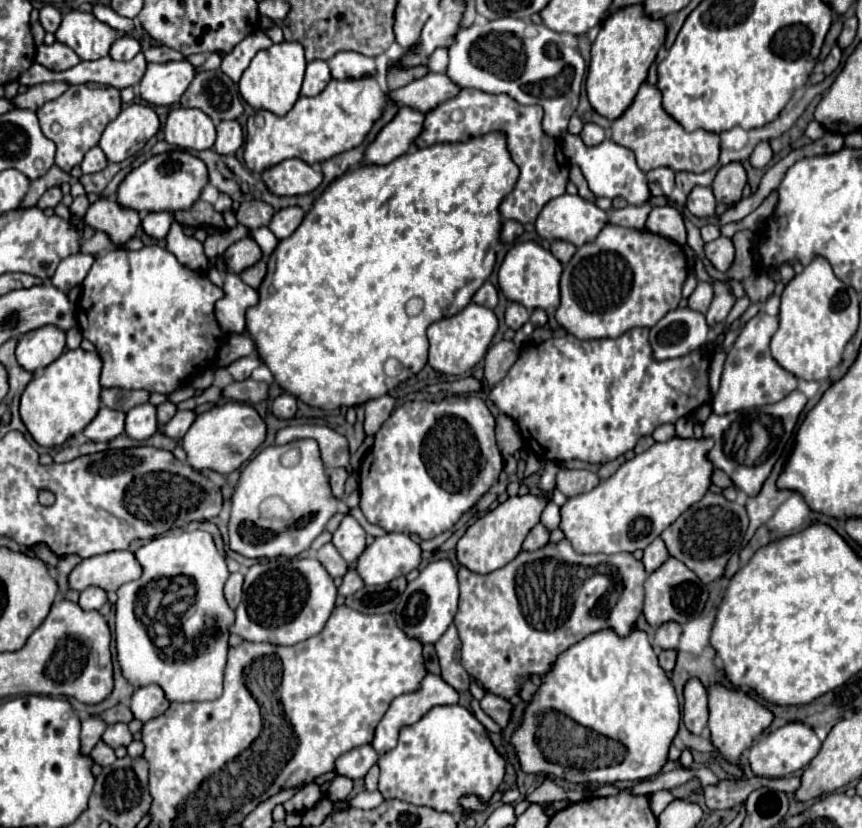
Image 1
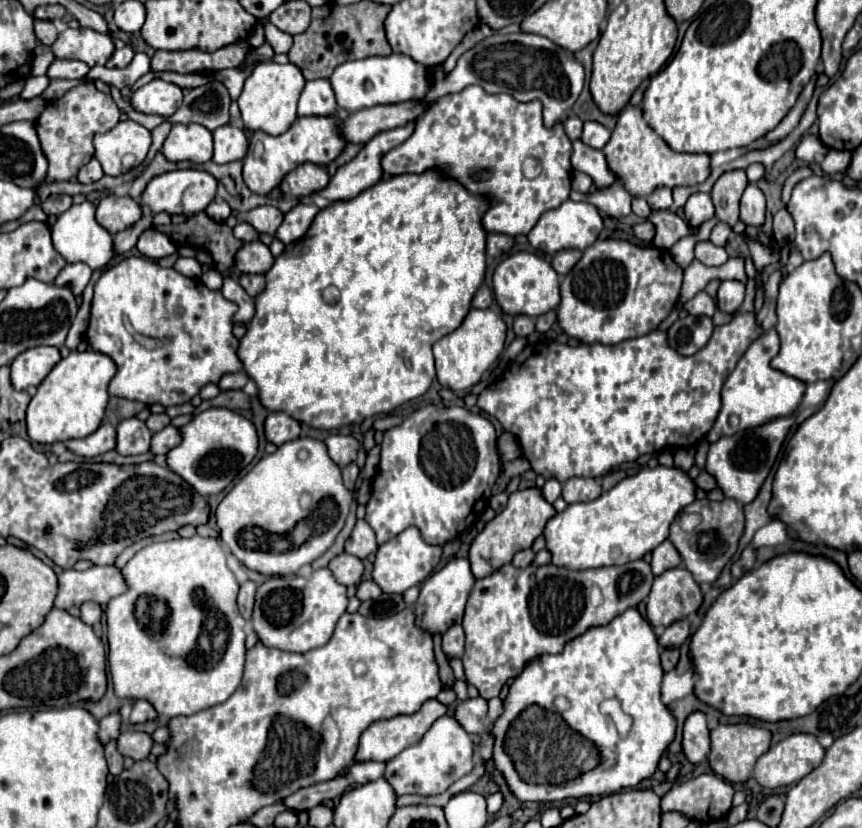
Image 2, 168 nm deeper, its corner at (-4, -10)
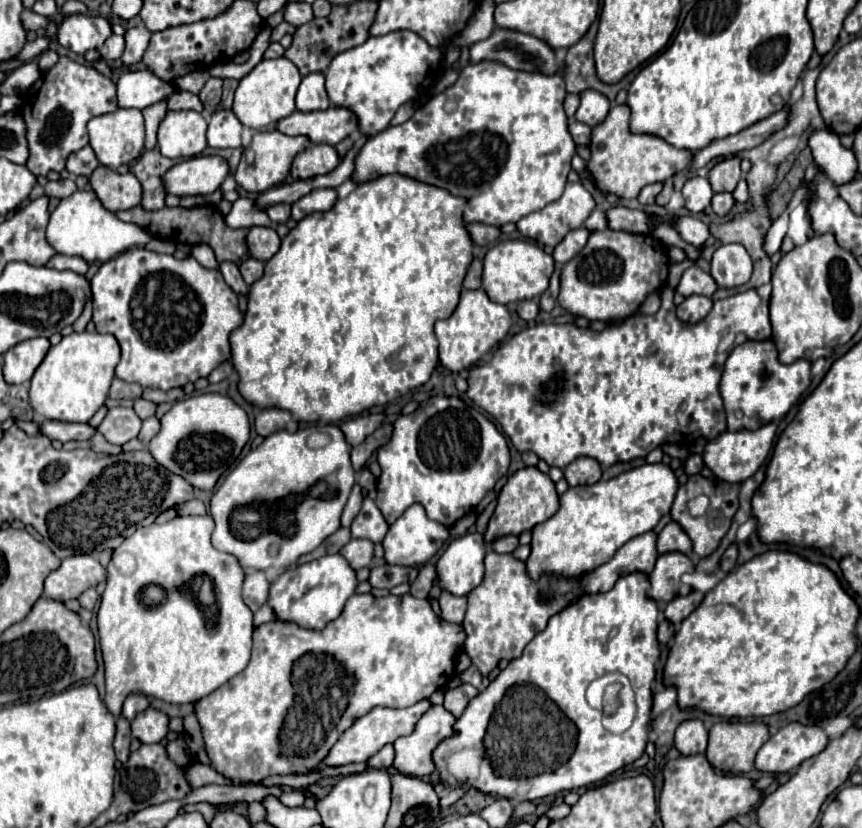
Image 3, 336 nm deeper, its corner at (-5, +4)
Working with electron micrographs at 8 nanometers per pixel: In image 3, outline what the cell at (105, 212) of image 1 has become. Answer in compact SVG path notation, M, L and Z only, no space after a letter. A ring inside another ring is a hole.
M99 165L91 173L89 183L101 199L103 207L113 213L121 209L131 209L141 203L141 185L133 173L121 175L115 169Z

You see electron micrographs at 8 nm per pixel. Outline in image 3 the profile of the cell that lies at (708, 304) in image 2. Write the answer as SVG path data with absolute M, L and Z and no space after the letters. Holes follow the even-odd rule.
M695 265L689 267L683 273L683 277L681 277L679 285L677 285L677 291L683 297L689 297L689 295L705 295L705 297L711 297L715 293L715 289L717 289L715 279L709 273L705 273L699 267L695 267Z

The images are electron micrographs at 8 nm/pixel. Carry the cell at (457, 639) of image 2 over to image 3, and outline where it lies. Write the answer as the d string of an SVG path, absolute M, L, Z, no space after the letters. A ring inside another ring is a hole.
M441 591L439 605L441 605L441 617L445 621L461 623L467 609L467 597L457 597L457 595L451 595L449 591Z

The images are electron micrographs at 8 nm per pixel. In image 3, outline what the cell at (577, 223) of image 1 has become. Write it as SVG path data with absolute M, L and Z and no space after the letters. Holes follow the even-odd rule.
M577 181L577 183L567 183L563 195L561 195L557 201L545 205L543 209L539 209L539 211L535 211L535 213L529 213L529 215L521 217L521 219L515 223L515 227L517 227L517 231L519 231L523 237L533 239L533 241L537 241L539 245L551 245L551 247L555 247L559 241L563 241L563 237L565 237L569 231L581 227L583 221L591 215L593 209L595 209L595 201L593 201L591 193L589 193L579 181Z

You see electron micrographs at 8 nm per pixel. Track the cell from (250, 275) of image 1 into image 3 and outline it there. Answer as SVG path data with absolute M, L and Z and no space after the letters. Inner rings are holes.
M253 257L241 261L241 265L239 265L241 275L243 275L243 279L245 279L247 285L251 285L251 283L255 283L259 277L263 277L263 267L265 267L265 263L259 261L259 259L253 259Z

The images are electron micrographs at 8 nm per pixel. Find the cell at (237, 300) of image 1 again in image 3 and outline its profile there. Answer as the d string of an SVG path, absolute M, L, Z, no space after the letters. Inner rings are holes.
M223 261L223 263L219 265L219 271L221 271L225 283L231 285L231 289L233 289L235 293L247 295L247 289L249 289L249 287L245 285L245 281L243 281L243 277L241 277L241 273L239 273L239 269L237 269L235 263L231 263L231 261Z

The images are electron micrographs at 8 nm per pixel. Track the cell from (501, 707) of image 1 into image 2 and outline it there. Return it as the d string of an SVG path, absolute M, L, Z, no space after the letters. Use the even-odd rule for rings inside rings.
M482 697L476 699L468 699L464 703L460 703L456 707L456 719L458 723L462 723L462 727L474 735L474 733L482 733L486 729L486 713L488 713L488 701Z

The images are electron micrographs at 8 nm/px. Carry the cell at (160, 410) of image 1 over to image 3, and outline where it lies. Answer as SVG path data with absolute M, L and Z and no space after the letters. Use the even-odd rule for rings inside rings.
M137 399L135 403L133 403L133 411L141 417L141 419L147 419L147 417L151 417L151 415L155 415L155 403L151 403L151 401L145 401L145 399Z

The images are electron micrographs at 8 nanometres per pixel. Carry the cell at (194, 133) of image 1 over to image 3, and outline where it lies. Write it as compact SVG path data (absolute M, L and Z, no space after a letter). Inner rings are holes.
M167 111L157 131L157 147L163 157L197 157L207 147L207 121L197 111Z

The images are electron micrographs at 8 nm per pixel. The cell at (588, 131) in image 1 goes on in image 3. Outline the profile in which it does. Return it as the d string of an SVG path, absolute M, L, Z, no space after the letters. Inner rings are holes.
M585 89L579 97L581 97L581 105L575 113L577 121L587 123L589 127L595 127L597 123L601 123L607 117L611 103L603 93L599 93L595 89Z

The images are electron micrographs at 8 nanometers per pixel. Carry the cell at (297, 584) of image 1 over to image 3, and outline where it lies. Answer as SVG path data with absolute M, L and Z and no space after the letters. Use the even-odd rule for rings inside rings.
M325 555L301 567L287 569L271 585L269 605L281 621L293 621L305 629L323 629L329 621L341 615L345 601L355 593L355 589L357 577L347 559L343 555Z

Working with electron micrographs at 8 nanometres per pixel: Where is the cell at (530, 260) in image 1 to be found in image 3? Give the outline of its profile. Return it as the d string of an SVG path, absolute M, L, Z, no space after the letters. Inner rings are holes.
M507 239L491 247L483 259L483 289L495 303L513 303L523 299L535 299L549 287L553 273L553 257L547 255L539 245L529 241Z

